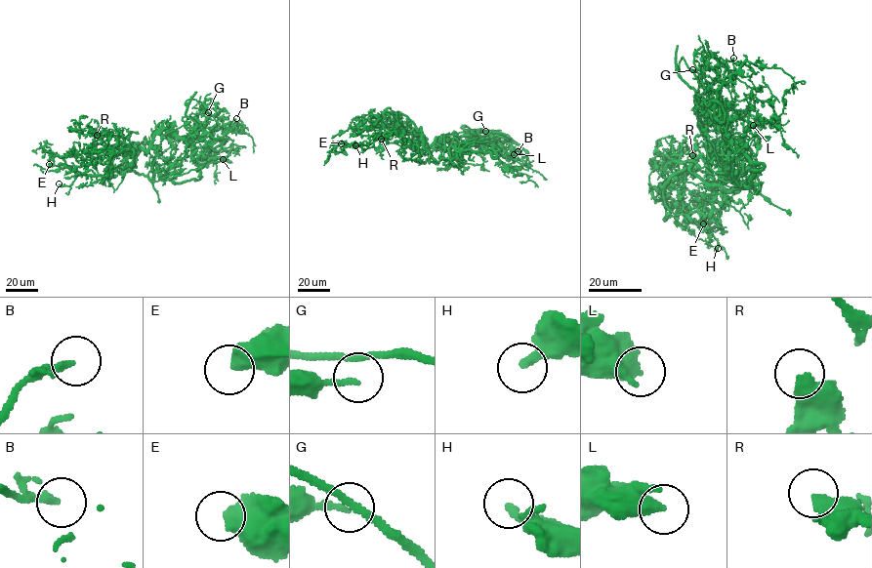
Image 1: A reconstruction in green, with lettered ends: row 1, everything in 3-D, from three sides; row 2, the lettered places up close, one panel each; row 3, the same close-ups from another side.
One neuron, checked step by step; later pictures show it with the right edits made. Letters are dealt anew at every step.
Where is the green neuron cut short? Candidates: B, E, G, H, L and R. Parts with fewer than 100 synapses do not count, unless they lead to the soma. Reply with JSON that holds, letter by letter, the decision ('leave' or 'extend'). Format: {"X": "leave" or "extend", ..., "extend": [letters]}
{"B": "leave", "E": "leave", "G": "leave", "H": "leave", "L": "leave", "R": "leave", "extend": []}

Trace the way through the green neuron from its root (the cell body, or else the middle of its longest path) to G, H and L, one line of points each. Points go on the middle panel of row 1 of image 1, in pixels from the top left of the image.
G: (436, 140), (468, 136), (483, 139), (485, 135), (478, 135), (485, 131)
H: (436, 140), (429, 145), (421, 140), (411, 142), (402, 136), (385, 132), (372, 135), (367, 143), (355, 145)
L: (436, 140), (472, 136), (488, 150), (514, 154)

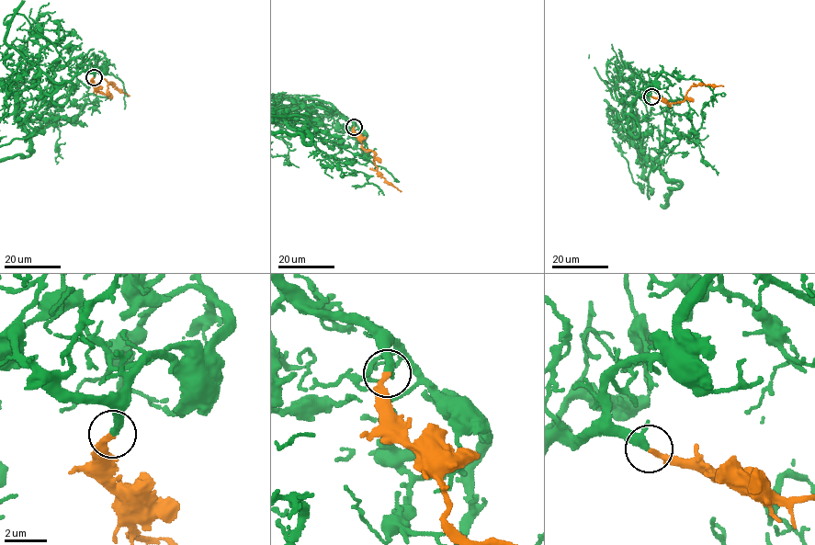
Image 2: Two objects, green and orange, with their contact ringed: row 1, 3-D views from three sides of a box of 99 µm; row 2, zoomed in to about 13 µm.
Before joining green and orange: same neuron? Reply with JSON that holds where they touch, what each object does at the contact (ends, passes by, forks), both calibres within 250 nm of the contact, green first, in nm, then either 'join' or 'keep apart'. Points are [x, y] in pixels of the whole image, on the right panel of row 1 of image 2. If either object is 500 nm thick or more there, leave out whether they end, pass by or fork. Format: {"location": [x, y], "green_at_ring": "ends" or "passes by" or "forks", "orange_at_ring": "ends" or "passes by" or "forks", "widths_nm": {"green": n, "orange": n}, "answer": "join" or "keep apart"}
{"location": [651, 96], "green_at_ring": "passes by", "orange_at_ring": "ends", "widths_nm": {"green": 280, "orange": 240}, "answer": "join"}

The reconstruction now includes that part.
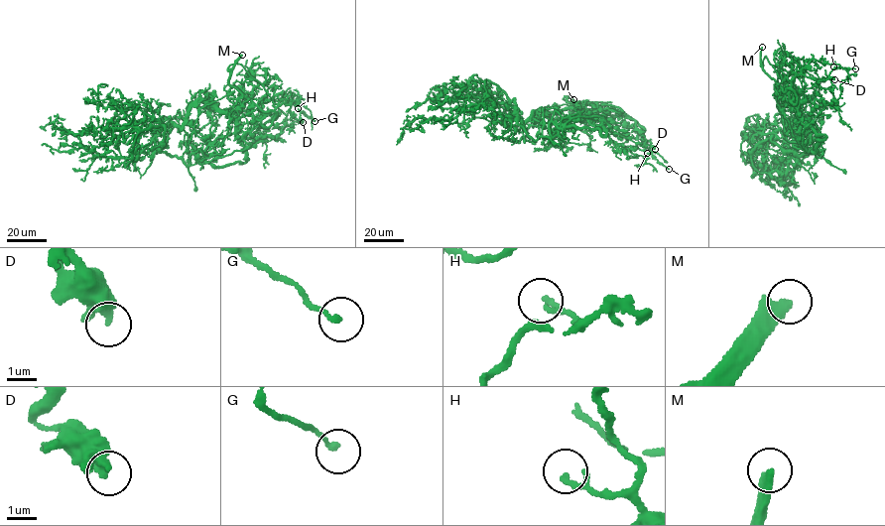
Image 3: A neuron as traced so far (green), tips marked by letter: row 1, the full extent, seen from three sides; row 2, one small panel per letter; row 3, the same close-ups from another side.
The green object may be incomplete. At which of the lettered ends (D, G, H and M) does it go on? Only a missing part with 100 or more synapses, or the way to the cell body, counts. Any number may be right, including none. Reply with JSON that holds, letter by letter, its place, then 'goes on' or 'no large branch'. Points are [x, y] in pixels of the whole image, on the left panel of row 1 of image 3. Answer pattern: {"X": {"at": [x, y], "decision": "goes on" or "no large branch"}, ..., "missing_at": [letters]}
{"D": {"at": [303, 122], "decision": "no large branch"}, "G": {"at": [315, 121], "decision": "no large branch"}, "H": {"at": [298, 108], "decision": "no large branch"}, "M": {"at": [242, 55], "decision": "goes on"}, "missing_at": ["M"]}

